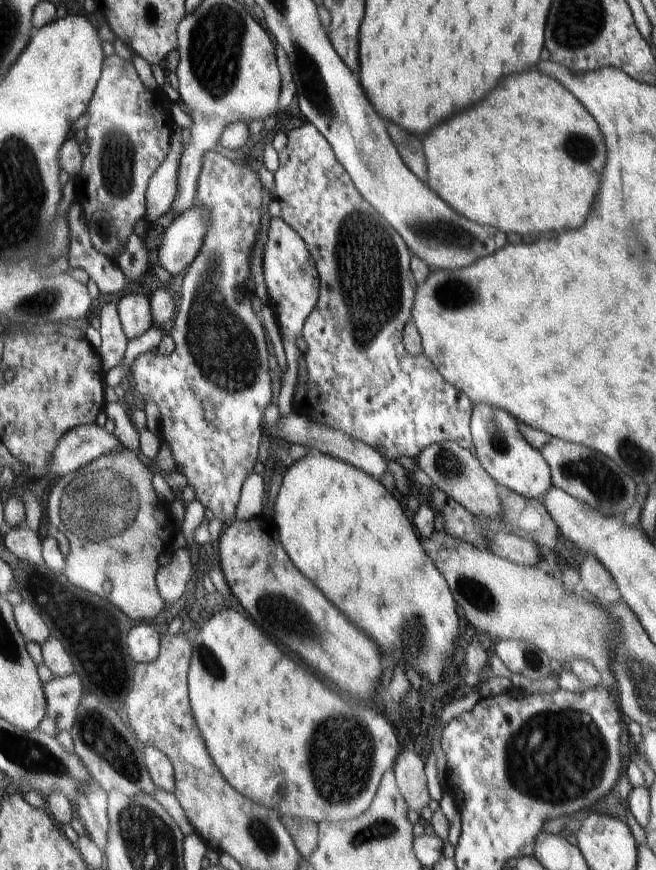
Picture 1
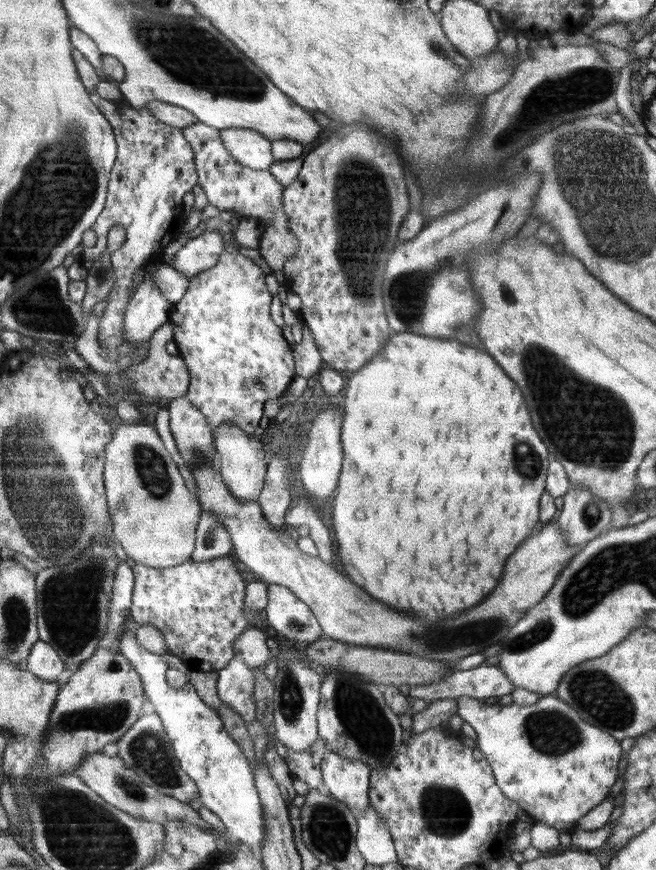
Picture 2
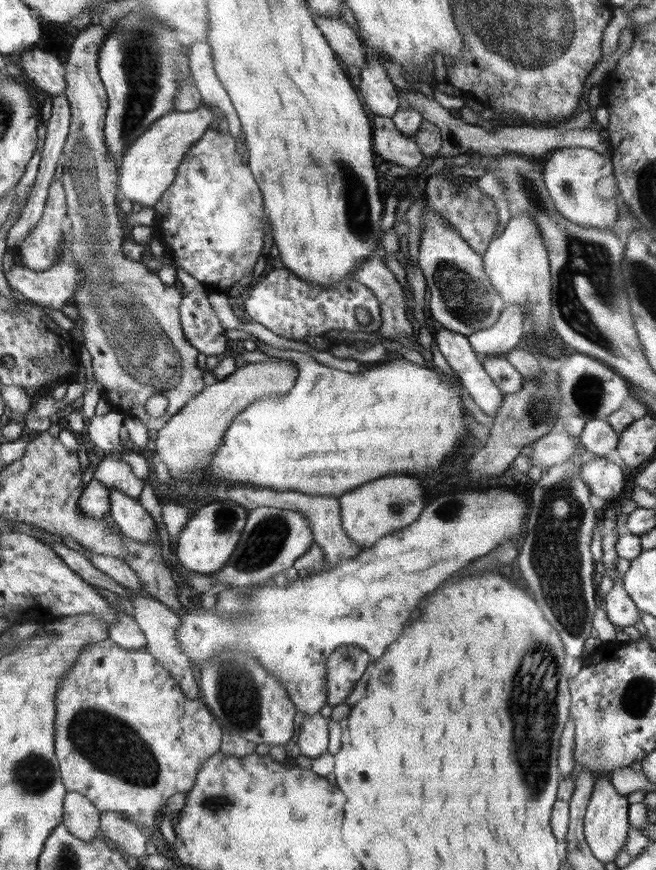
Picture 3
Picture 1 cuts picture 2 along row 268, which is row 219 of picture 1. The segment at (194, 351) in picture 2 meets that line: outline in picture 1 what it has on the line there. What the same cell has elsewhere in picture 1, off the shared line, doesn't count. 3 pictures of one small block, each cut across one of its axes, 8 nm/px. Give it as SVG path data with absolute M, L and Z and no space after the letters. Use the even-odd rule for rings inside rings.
M216 148L204 153L202 164L202 170L196 183L196 208L200 204L204 209L208 210L209 225L196 258L184 272L182 279L180 279L182 283L180 306L178 306L178 312L176 312L174 326L172 326L169 332L175 344L174 352L166 356L160 354L154 356L154 354L151 354L151 351L143 353L134 359L130 370L132 371L132 376L134 376L134 382L136 382L137 393L142 394L144 401L146 398L152 399L160 410L159 438L162 441L168 442L168 446L174 456L176 468L180 468L180 472L186 476L187 482L194 488L195 498L199 499L205 508L212 510L213 516L221 520L222 524L226 526L236 519L235 512L241 495L242 482L246 475L253 471L254 464L258 461L258 448L260 448L260 440L262 440L262 433L264 432L262 422L264 410L266 410L270 400L272 400L265 327L262 321L256 317L256 313L254 313L250 304L253 288L251 286L252 278L249 265L261 227L262 215L260 209L263 203L264 188L258 175L248 164L232 162L220 151L217 151Z

